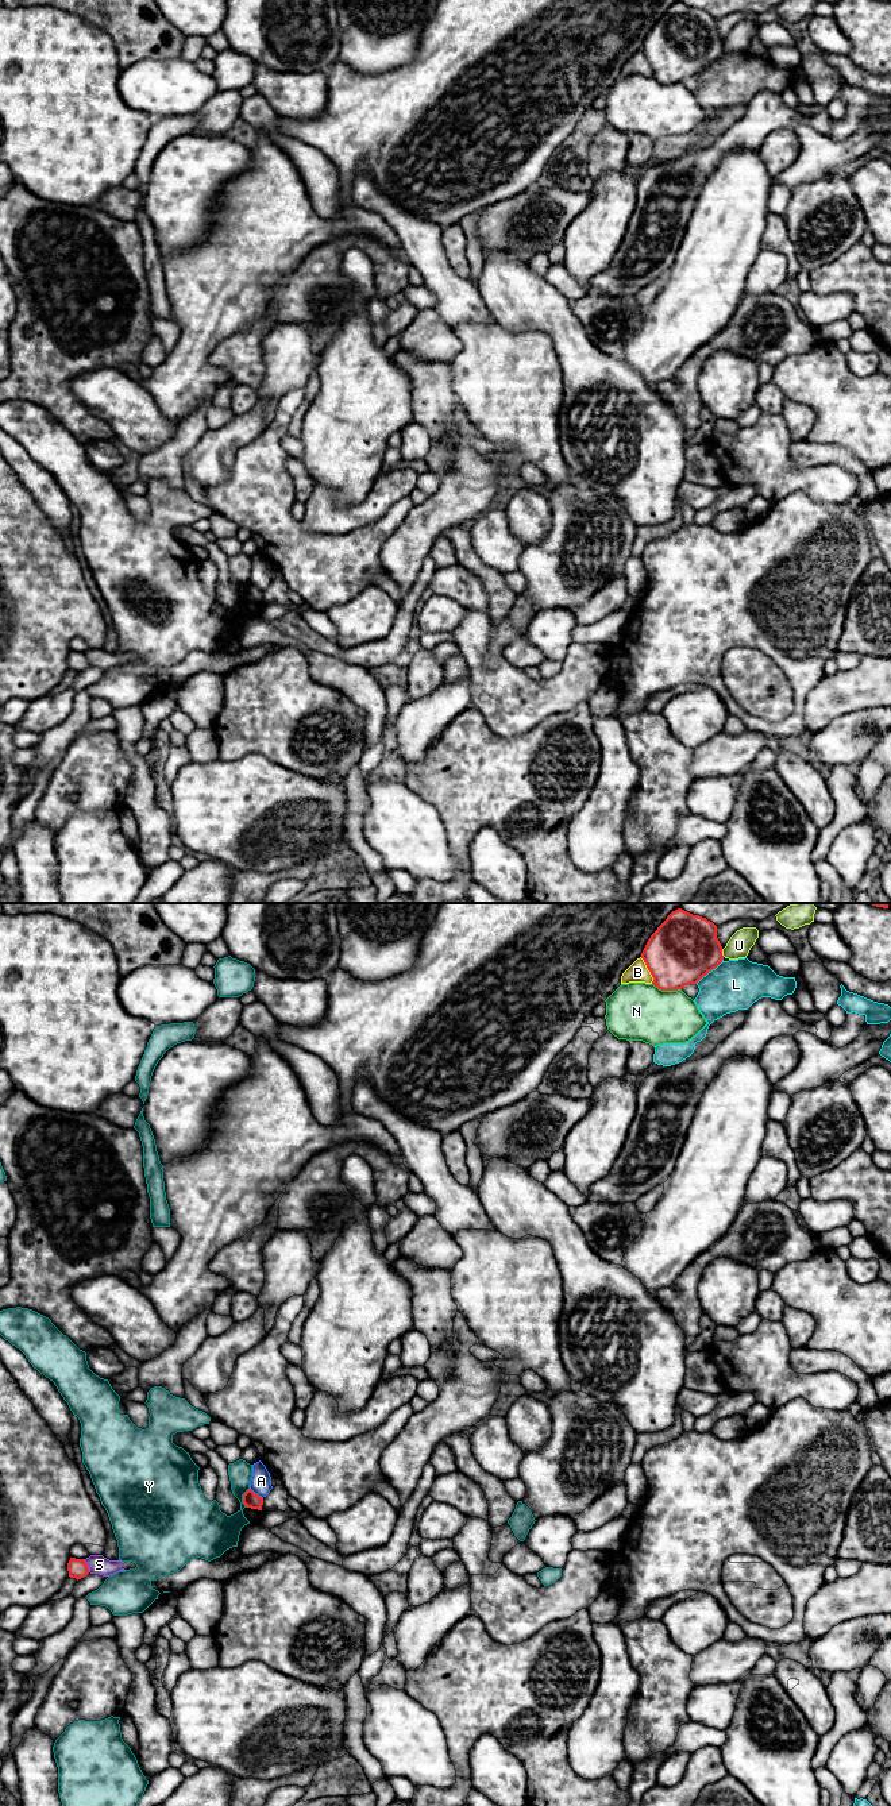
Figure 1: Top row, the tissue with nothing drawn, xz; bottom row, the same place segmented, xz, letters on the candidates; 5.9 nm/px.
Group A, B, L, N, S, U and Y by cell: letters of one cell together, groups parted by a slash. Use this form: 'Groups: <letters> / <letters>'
Groups: A / B / L / N / S / U / Y

